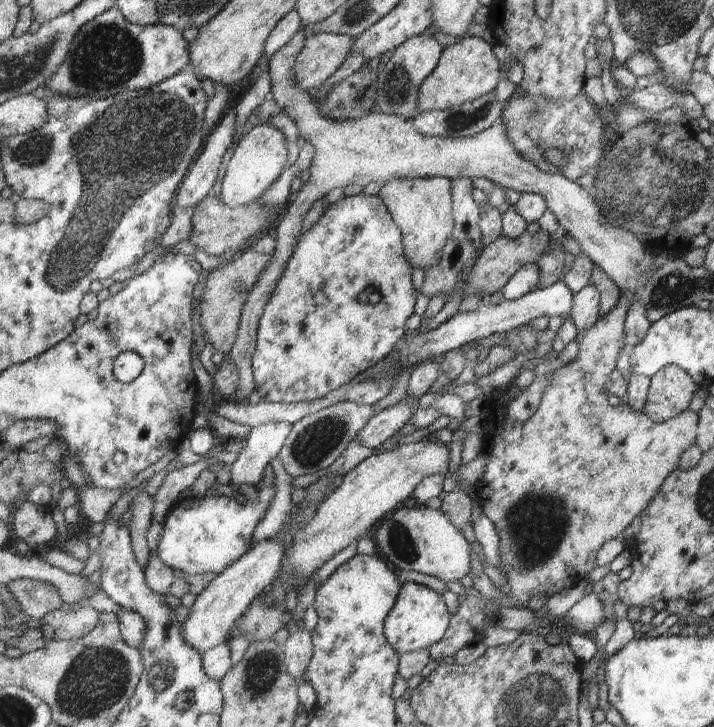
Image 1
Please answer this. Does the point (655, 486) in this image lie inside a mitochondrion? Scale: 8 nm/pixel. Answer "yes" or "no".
no

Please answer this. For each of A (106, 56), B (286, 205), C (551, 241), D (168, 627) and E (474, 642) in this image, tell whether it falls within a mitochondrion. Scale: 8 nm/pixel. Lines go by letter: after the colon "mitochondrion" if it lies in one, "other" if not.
A: mitochondrion
B: other
C: other
D: other
E: other

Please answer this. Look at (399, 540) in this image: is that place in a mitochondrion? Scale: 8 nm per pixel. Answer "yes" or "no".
yes

